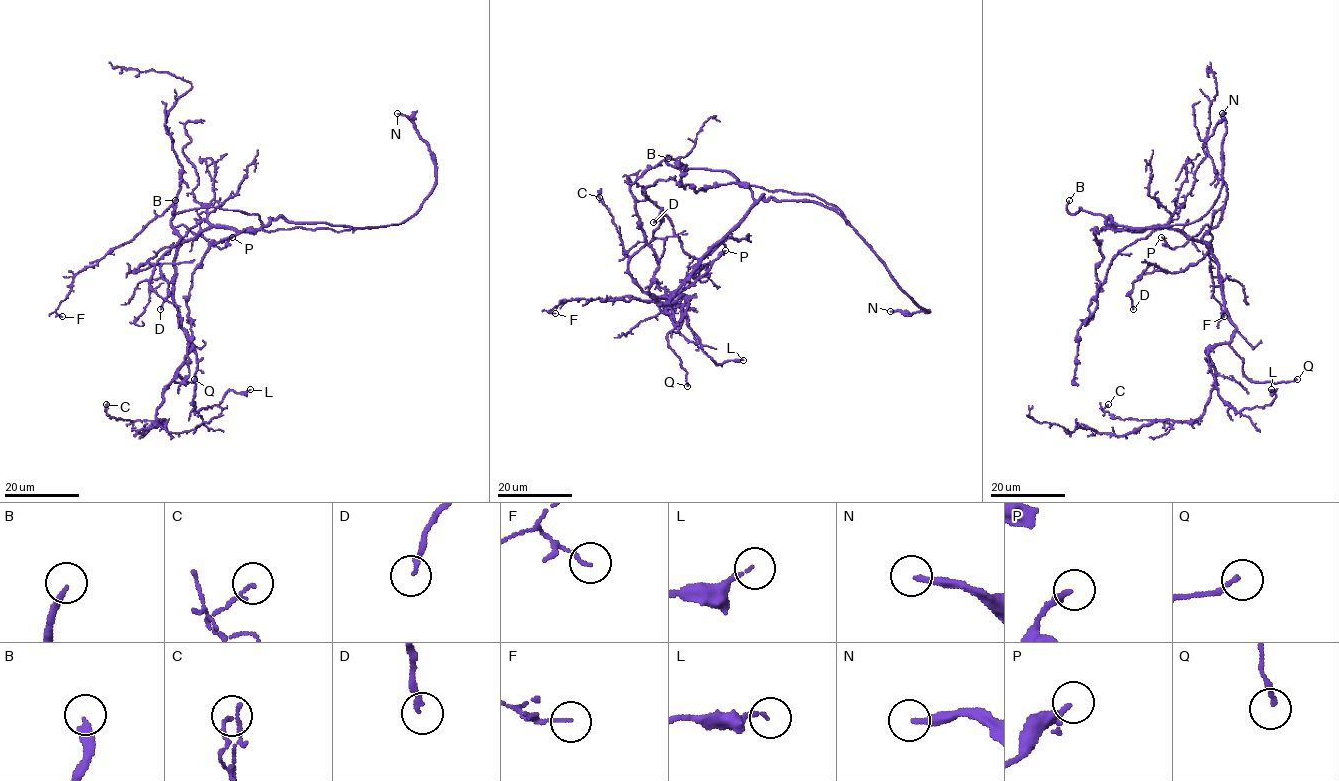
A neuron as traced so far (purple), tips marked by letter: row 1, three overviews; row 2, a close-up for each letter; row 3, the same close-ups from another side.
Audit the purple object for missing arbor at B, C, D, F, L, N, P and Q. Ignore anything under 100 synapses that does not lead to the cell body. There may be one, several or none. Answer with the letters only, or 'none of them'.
B, N

